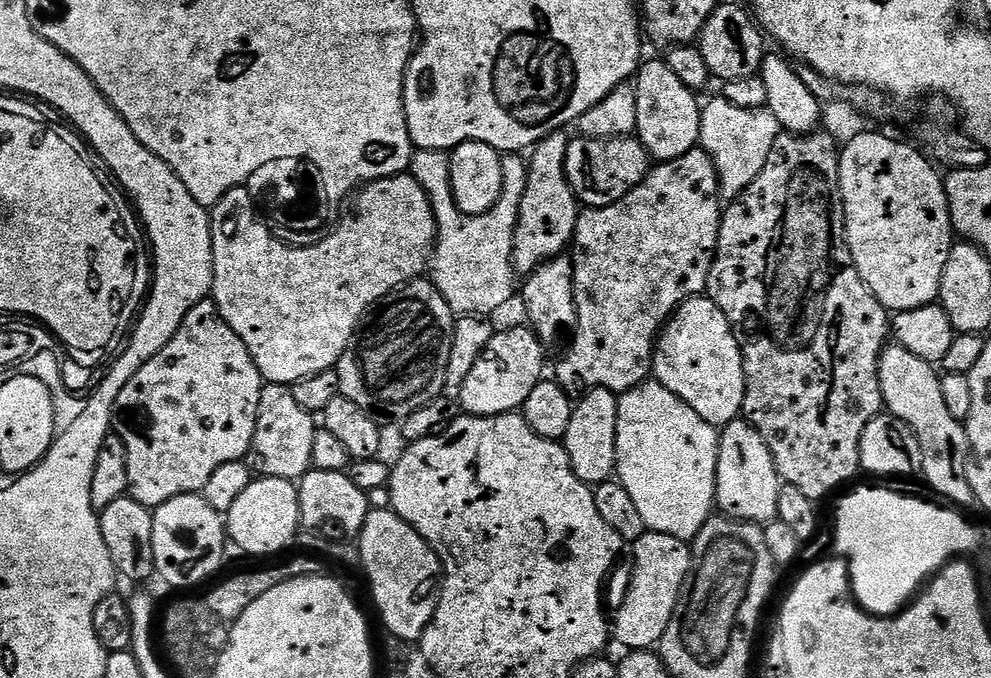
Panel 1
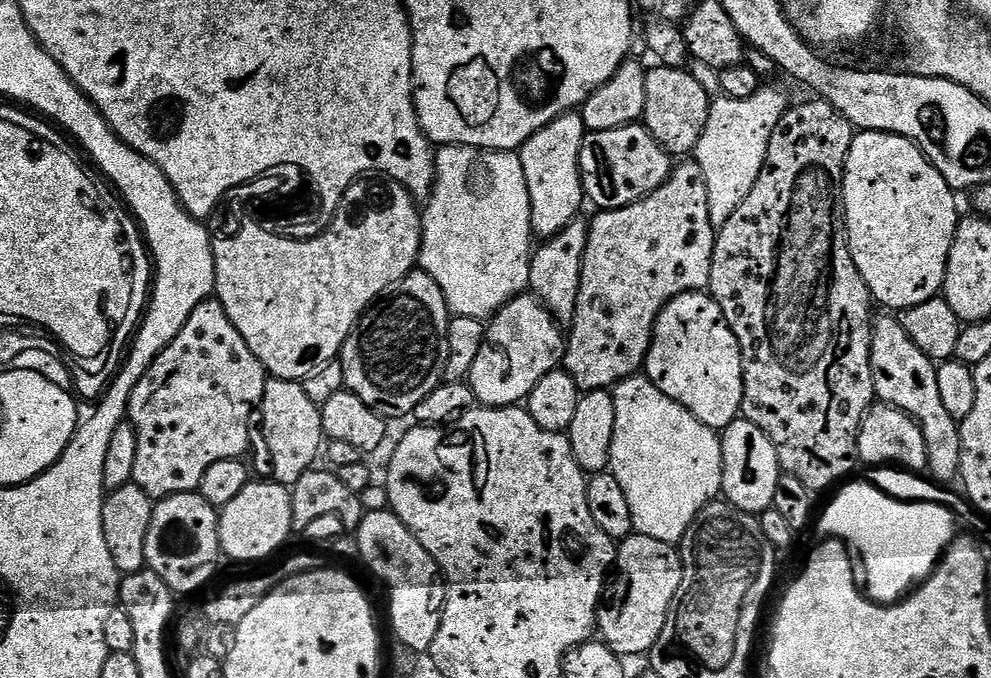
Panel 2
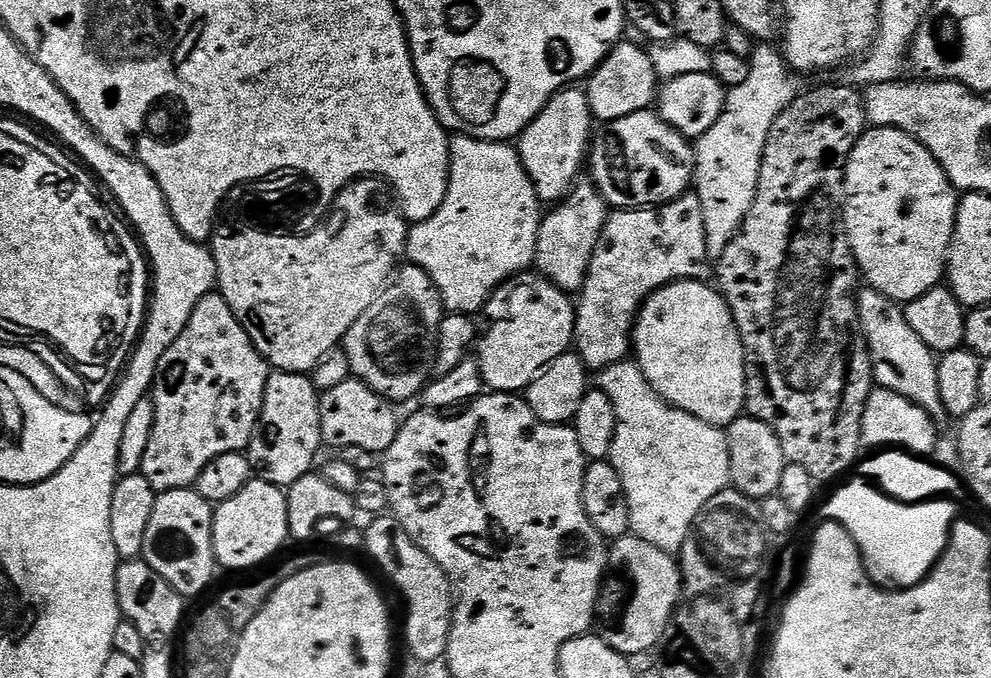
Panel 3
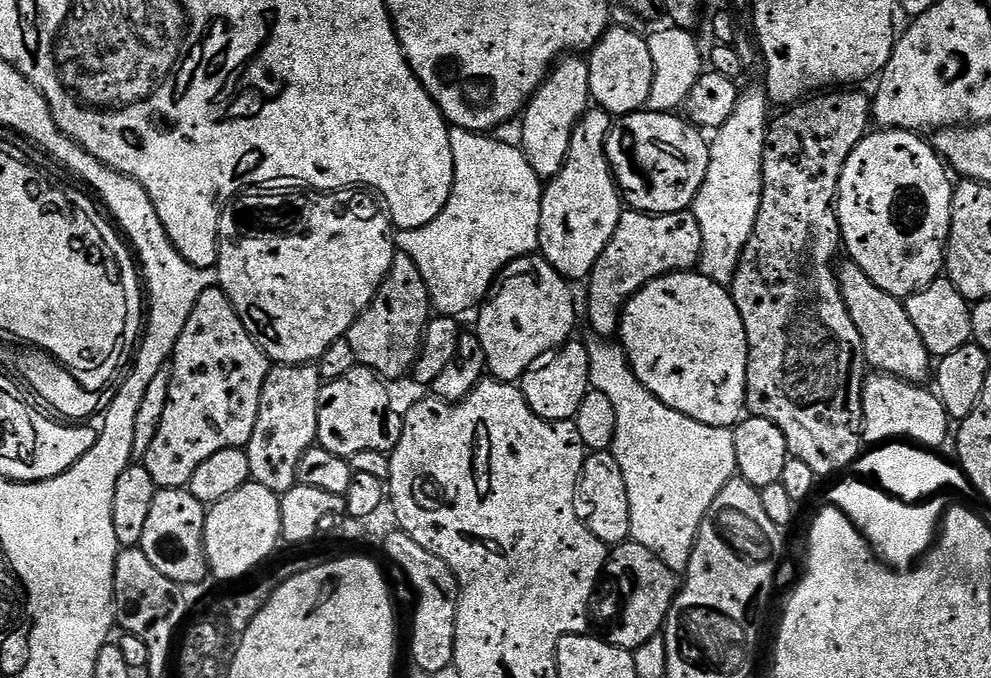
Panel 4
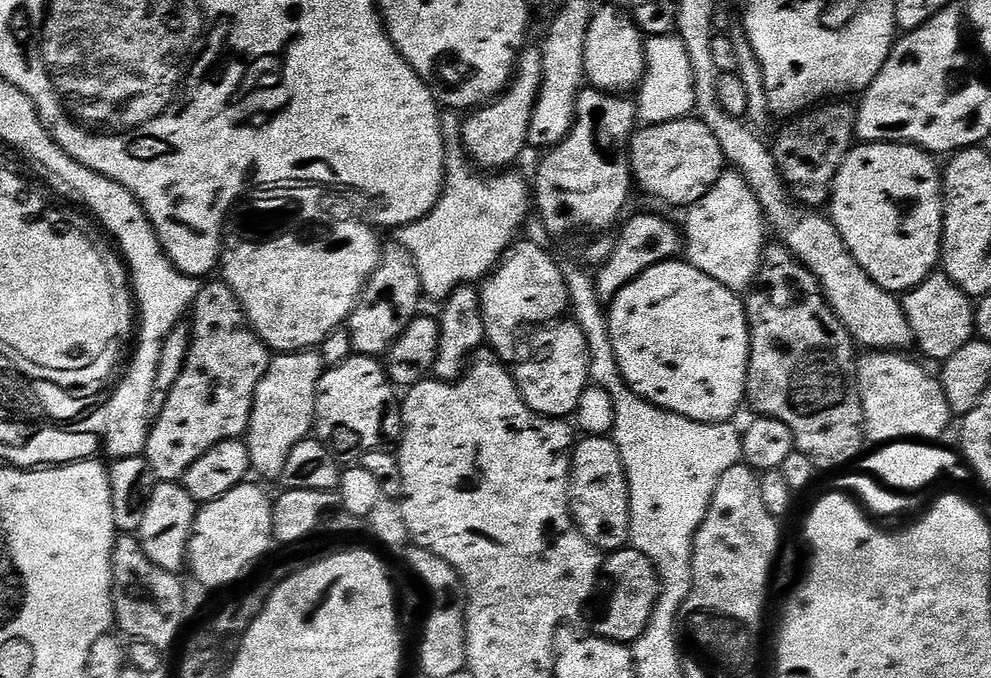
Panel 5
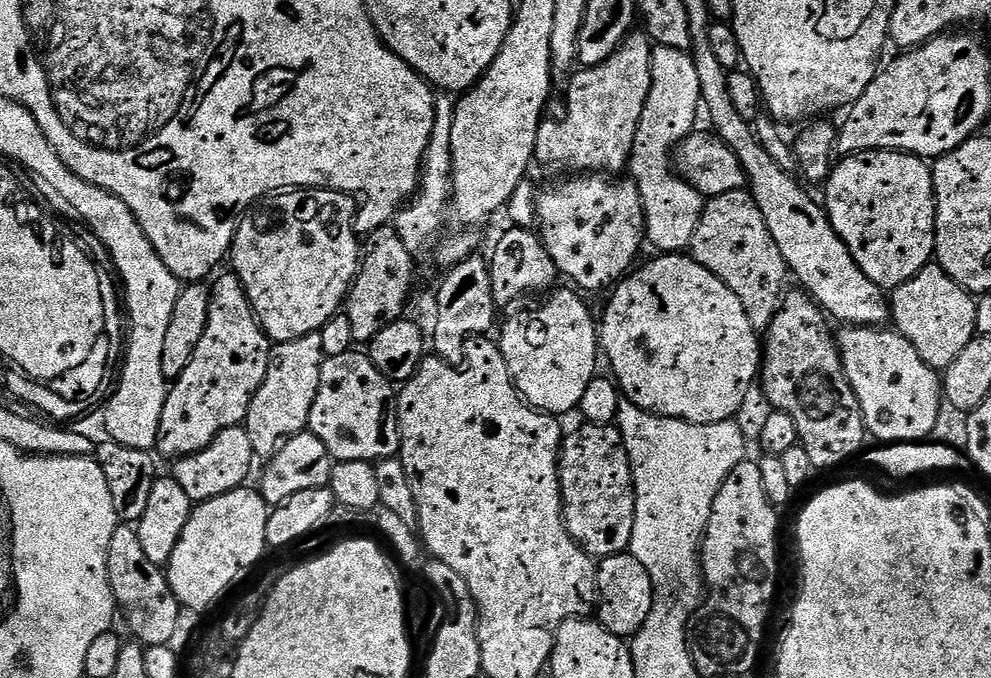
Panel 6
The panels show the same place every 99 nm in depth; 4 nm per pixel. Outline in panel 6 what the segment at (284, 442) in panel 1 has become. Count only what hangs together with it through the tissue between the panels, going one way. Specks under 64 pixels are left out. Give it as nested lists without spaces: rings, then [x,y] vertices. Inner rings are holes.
[[[319,332],[294,338],[290,342],[272,344],[268,373],[258,394],[254,394],[250,402],[248,417],[242,425],[250,434],[250,446],[254,446],[257,457],[275,456],[276,451],[286,440],[307,429],[310,410],[318,394],[325,359]]]

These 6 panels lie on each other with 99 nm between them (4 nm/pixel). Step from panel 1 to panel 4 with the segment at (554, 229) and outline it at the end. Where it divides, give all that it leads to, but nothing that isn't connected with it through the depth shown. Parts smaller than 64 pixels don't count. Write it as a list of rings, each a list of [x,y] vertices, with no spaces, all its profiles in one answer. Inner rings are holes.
[[[568,54],[556,61],[548,77],[528,101],[522,113],[524,125],[520,128],[519,143],[524,149],[524,157],[541,178],[557,176],[562,170],[574,126],[589,111],[591,100],[587,59],[580,54]]]

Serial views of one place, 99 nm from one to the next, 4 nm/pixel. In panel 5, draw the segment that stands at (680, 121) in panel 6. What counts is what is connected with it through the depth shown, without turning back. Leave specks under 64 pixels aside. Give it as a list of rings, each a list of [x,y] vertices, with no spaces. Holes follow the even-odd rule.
[[[679,35],[649,36],[644,42],[644,78],[634,96],[636,115],[641,125],[665,124],[671,120],[683,120],[693,115],[696,107],[694,98],[694,70],[690,70],[690,57]]]

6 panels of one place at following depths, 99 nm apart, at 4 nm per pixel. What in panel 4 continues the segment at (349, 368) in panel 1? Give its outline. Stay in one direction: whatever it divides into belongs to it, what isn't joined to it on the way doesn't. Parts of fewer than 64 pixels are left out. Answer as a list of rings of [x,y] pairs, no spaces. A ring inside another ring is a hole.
[[[397,255],[376,297],[348,331],[346,339],[350,342],[350,350],[354,350],[357,365],[369,368],[389,381],[399,376],[407,377],[416,365],[429,319],[430,301],[426,282],[410,257]]]

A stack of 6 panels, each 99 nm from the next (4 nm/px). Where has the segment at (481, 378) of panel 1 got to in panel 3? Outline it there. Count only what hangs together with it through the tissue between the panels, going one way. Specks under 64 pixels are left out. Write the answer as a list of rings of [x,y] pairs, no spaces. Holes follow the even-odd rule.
[[[529,270],[512,276],[497,286],[492,297],[482,309],[482,317],[488,325],[483,325],[474,345],[475,355],[480,361],[485,387],[495,392],[516,394],[525,391],[534,378],[549,364],[565,355],[573,347],[576,335],[576,304],[573,297],[554,286],[545,276]]]

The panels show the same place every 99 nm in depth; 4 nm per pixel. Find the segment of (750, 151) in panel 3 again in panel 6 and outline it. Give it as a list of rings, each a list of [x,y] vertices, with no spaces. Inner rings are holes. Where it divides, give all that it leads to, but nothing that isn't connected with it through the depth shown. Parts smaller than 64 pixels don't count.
[[[728,202],[705,203],[698,230],[692,239],[690,255],[706,266],[706,270],[722,278],[734,294],[738,294],[738,302],[742,302],[746,318],[750,318],[754,327],[767,330],[785,295],[784,283],[790,280],[788,267],[774,238],[770,238],[770,230],[766,226],[766,218],[762,218],[760,207],[751,202],[724,203]]]

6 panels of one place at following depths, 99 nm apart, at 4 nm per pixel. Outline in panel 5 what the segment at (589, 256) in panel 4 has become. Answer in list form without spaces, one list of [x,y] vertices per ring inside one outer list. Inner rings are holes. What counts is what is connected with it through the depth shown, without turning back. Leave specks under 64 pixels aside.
[[[591,86],[581,91],[570,134],[562,143],[547,149],[536,168],[534,208],[540,211],[540,220],[550,235],[572,236],[583,228],[604,234],[616,219],[619,221],[625,215],[628,195],[632,188],[634,192],[628,146],[637,127],[635,99],[599,92]]]

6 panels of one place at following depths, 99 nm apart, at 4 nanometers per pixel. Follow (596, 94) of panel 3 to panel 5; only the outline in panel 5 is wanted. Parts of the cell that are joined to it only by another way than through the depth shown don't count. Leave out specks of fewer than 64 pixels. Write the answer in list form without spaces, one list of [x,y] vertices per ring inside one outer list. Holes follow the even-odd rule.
[[[604,8],[601,12],[599,9],[593,15],[586,34],[584,75],[587,83],[599,92],[628,94],[639,89],[644,78],[645,37],[631,15],[621,8]]]

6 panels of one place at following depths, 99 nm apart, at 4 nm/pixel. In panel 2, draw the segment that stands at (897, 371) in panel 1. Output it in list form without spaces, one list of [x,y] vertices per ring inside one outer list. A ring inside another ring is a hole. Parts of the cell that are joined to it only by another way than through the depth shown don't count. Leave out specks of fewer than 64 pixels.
[[[880,315],[875,317],[872,325],[870,350],[870,366],[876,395],[883,403],[890,404],[893,408],[901,408],[916,421],[922,430],[927,454],[932,459],[932,468],[935,468],[937,476],[951,476],[956,467],[960,425],[957,420],[950,418],[946,406],[942,406],[942,398],[938,395],[937,365],[926,354],[922,354],[918,346],[914,346],[910,334],[906,334],[895,315]]]

